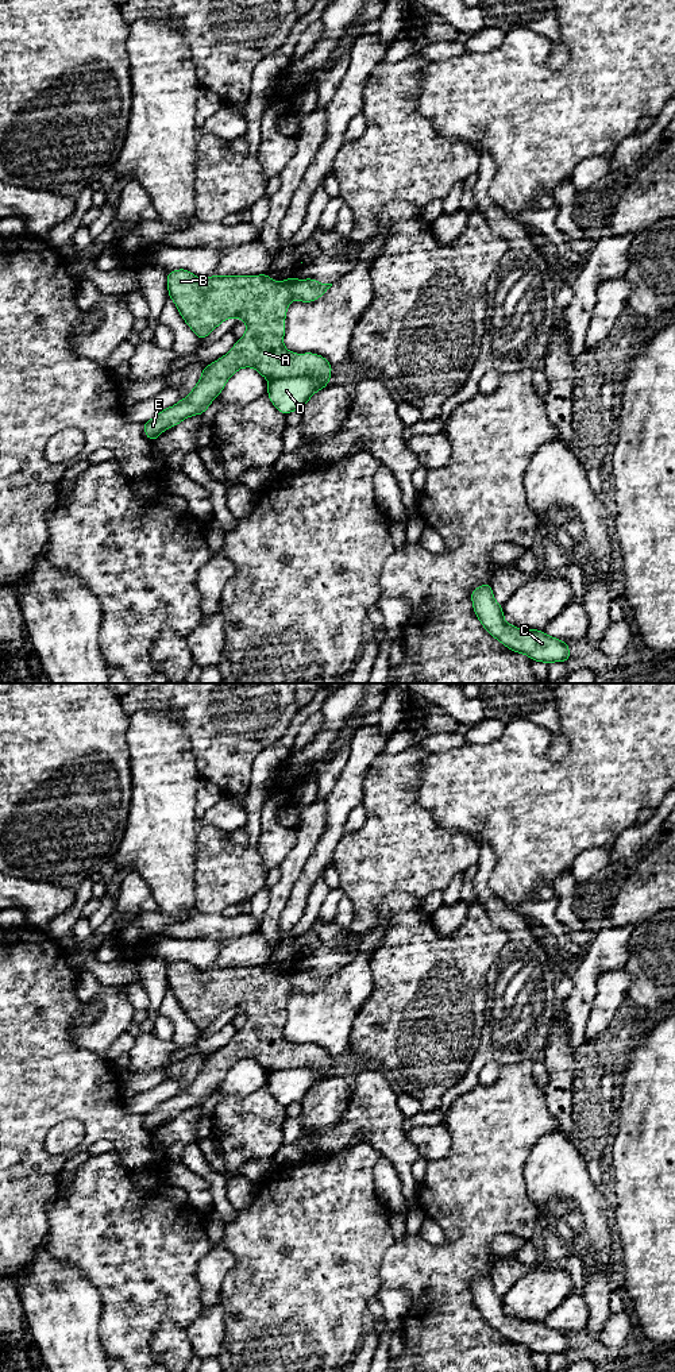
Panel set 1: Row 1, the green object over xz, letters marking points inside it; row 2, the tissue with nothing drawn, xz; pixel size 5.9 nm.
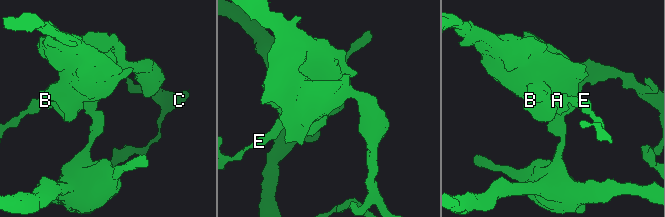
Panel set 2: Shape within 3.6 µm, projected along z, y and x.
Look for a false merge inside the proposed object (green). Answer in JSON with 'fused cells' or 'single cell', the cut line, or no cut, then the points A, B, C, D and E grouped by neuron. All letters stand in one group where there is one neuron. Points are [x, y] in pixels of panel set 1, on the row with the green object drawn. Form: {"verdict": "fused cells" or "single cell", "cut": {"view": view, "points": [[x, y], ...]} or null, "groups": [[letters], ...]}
{"verdict": "fused cells", "cut": {"view": "xz", "points": [[269, 382], [277, 378], [307, 376], [312, 381], [315, 392]]}, "groups": [["A", "B", "C", "E"], ["D"]]}

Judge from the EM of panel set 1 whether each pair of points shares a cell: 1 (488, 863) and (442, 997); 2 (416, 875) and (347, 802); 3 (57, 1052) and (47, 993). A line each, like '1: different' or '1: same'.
1: different
2: different
3: same

